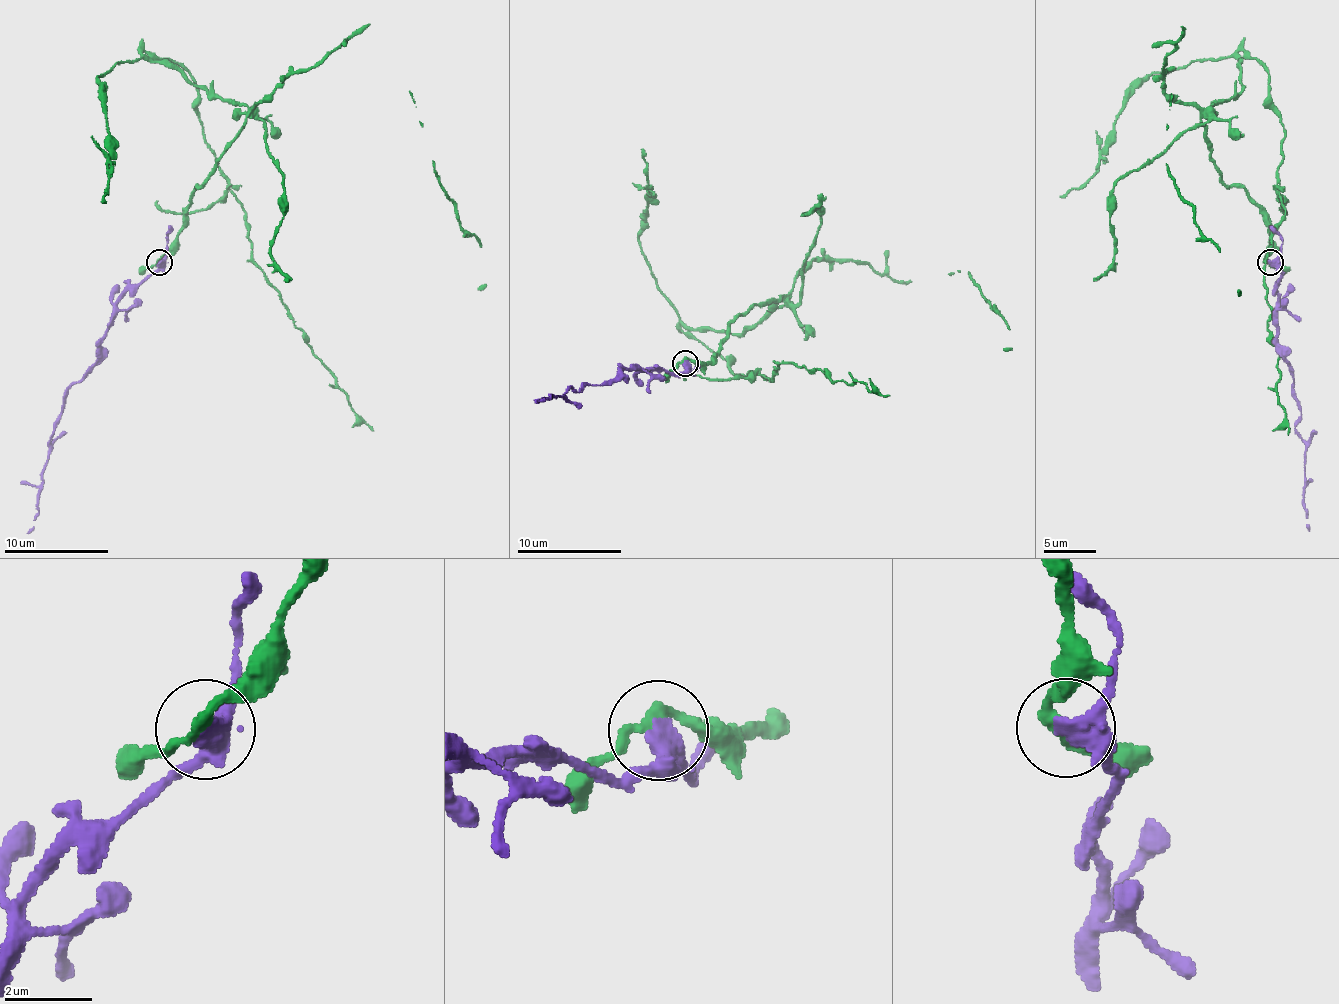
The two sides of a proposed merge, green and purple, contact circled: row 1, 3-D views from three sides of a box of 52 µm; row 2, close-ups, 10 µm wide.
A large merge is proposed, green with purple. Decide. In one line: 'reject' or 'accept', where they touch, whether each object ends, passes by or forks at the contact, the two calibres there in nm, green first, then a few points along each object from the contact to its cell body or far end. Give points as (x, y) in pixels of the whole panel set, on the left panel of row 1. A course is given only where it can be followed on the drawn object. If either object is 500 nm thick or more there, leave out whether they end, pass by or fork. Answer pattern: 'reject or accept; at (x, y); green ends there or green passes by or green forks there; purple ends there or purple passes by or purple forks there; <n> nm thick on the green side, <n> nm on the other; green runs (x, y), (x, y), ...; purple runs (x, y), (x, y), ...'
reject; at (159, 262); green passes by; purple passes by; 240 nm thick on the green side, 360 nm on the other; green runs (159, 263), (247, 118), (152, 60), (174, 60), (243, 208), (255, 266), (374, 430); purple runs (159, 263), (117, 299), (115, 320), (102, 341), (99, 357), (69, 390), (48, 448), (38, 513), (27, 534)

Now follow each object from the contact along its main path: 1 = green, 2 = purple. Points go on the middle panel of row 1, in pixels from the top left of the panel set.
1: (685, 362), (783, 297), (740, 333), (690, 332), (736, 378), (781, 362), (890, 395)
2: (685, 362), (682, 373), (623, 369), (612, 380), (578, 391), (569, 386), (563, 397), (550, 396), (538, 401)

